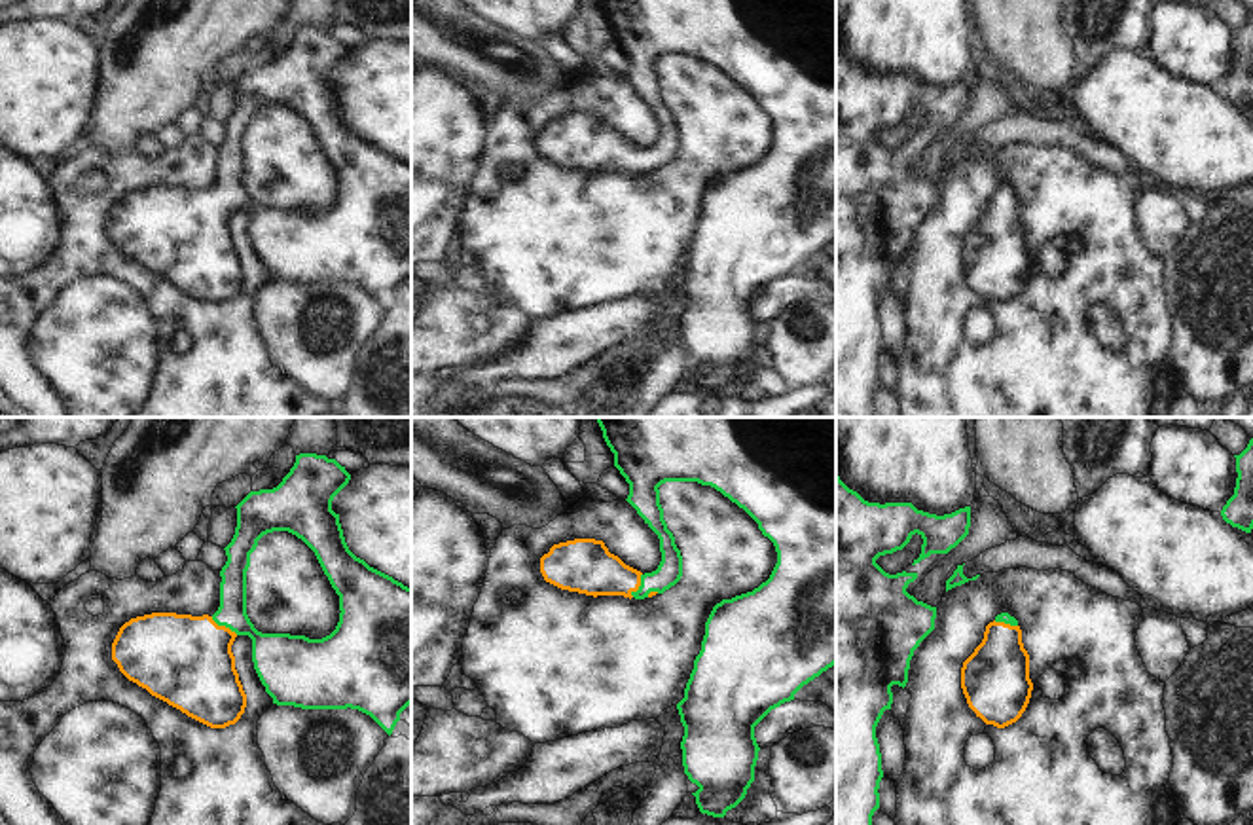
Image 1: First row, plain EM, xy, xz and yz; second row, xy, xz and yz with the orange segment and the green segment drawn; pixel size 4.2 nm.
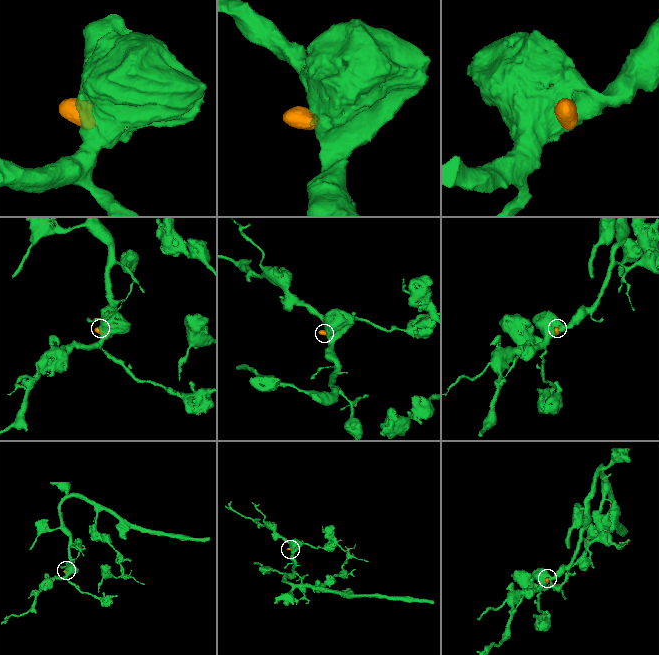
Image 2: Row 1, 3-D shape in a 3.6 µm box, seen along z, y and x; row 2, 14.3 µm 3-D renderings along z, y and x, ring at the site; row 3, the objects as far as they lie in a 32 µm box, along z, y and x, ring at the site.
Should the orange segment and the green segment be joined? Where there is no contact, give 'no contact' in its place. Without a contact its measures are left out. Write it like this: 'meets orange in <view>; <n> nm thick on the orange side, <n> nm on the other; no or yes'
meets orange in xy; 380 nm thick on the orange side, 190 nm on the other; yes

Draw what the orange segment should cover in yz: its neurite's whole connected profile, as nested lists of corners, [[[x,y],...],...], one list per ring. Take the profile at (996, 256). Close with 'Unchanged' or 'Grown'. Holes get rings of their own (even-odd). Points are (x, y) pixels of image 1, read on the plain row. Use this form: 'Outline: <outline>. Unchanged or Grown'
Outline: [[[1001,188],[986,201],[982,218],[963,237],[961,264],[986,300],[1005,303],[1026,286],[1033,258],[1018,195]]]. Grown.

